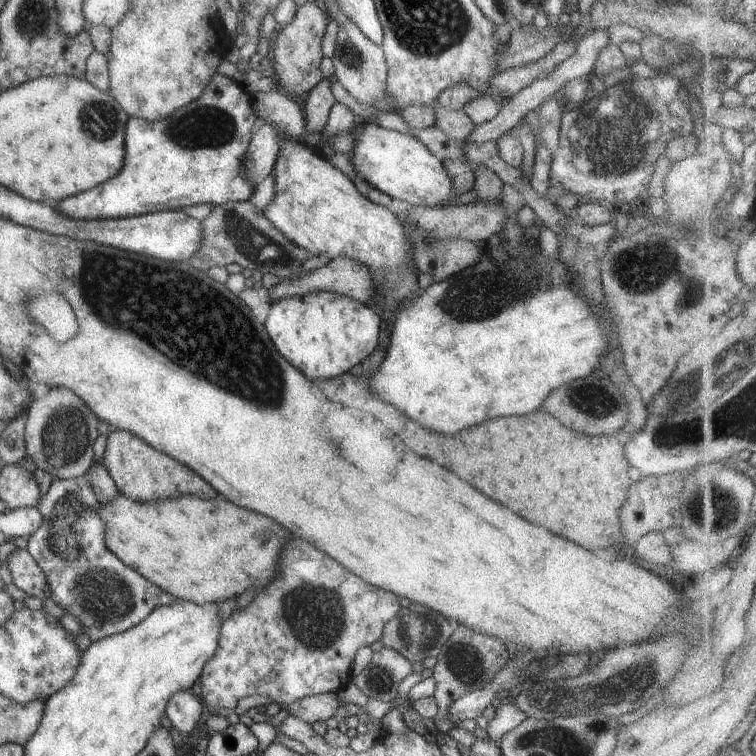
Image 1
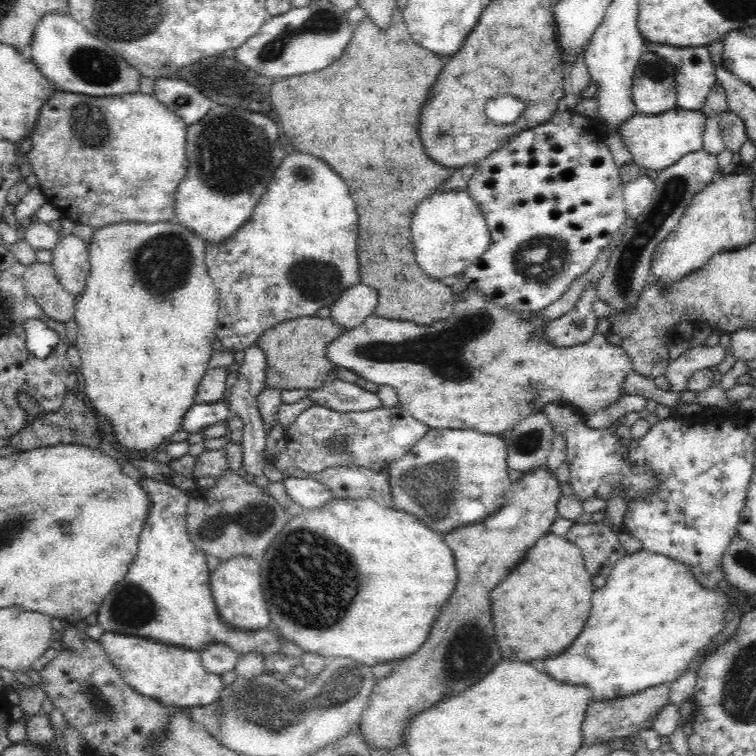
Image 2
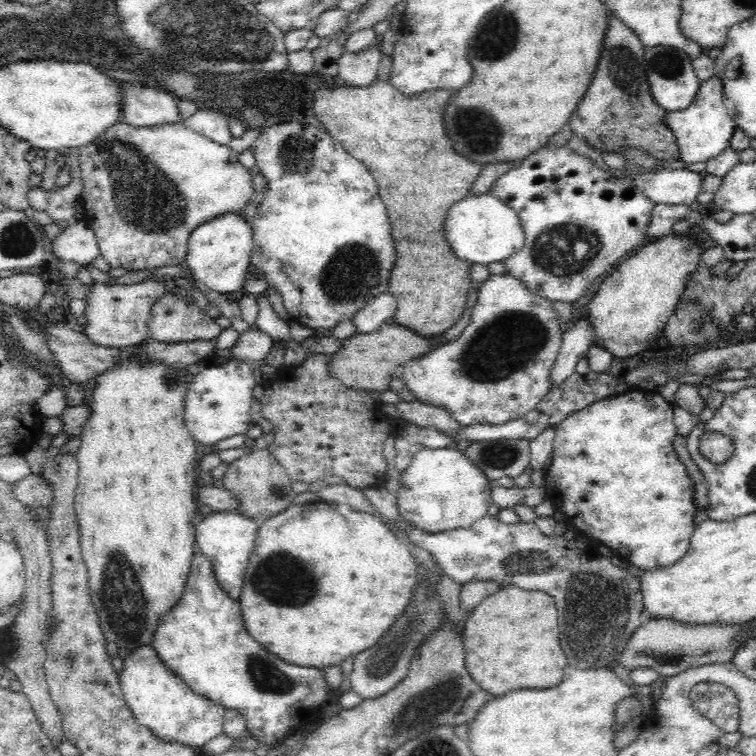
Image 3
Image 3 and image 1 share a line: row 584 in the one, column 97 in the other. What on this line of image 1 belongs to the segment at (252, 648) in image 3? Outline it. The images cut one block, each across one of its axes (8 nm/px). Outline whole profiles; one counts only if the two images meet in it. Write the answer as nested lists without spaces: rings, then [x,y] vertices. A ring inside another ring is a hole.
[[[214,73],[202,94],[192,102],[185,104],[174,110],[168,116],[157,121],[148,122],[146,119],[138,117],[129,117],[127,127],[125,130],[125,157],[121,169],[110,180],[101,182],[98,186],[93,186],[91,189],[75,194],[74,196],[65,198],[64,200],[53,203],[55,209],[60,211],[64,216],[71,219],[115,219],[131,217],[136,215],[143,215],[148,213],[155,213],[158,211],[169,211],[184,208],[184,206],[192,206],[193,204],[200,204],[200,202],[210,202],[213,206],[221,205],[228,201],[248,201],[250,195],[253,193],[256,185],[251,180],[248,181],[245,176],[245,169],[243,165],[243,158],[245,157],[246,149],[252,138],[256,126],[259,124],[257,116],[254,116],[252,107],[252,94],[242,85],[237,84],[229,77]]]

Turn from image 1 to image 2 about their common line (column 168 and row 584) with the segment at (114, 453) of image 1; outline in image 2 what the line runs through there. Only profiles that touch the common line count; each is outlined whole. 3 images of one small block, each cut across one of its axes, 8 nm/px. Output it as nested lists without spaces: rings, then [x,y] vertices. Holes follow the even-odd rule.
[[[546,465],[536,470],[524,473],[522,478],[510,485],[505,494],[503,505],[482,522],[471,523],[470,526],[458,527],[458,530],[450,531],[444,535],[446,545],[454,553],[458,580],[454,594],[450,602],[442,608],[438,620],[434,622],[434,628],[430,632],[430,638],[422,648],[418,648],[412,656],[399,659],[388,677],[376,682],[368,698],[364,712],[362,712],[356,731],[362,735],[364,743],[370,750],[377,749],[382,752],[390,752],[403,744],[403,732],[405,722],[414,714],[434,706],[436,702],[462,692],[464,688],[478,682],[482,676],[486,676],[498,662],[500,662],[500,650],[494,636],[494,622],[491,613],[491,591],[498,583],[505,579],[518,566],[519,562],[528,553],[528,550],[536,545],[536,541],[550,532],[550,526],[558,518],[558,500],[560,500],[560,483],[554,477],[554,471],[550,471]]]

